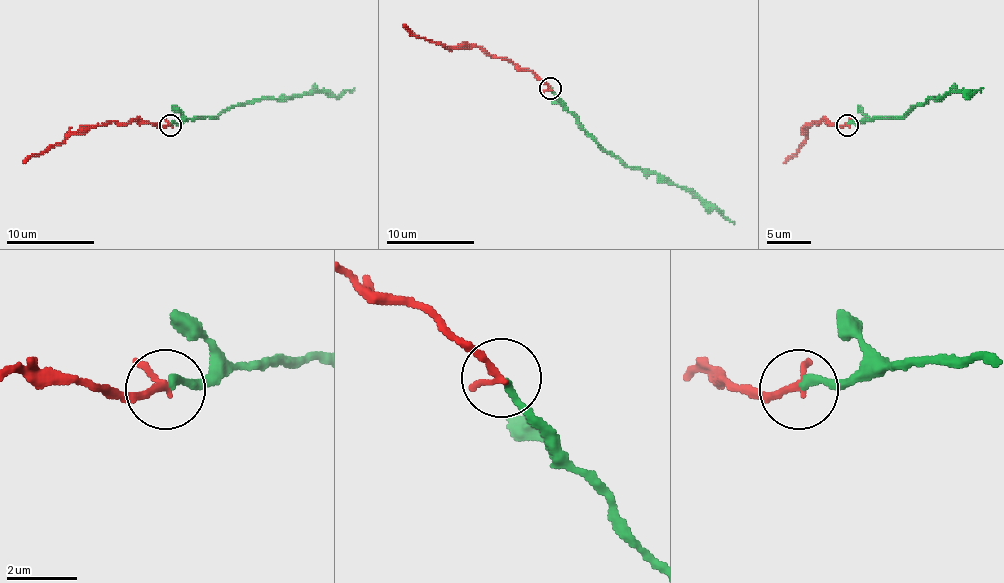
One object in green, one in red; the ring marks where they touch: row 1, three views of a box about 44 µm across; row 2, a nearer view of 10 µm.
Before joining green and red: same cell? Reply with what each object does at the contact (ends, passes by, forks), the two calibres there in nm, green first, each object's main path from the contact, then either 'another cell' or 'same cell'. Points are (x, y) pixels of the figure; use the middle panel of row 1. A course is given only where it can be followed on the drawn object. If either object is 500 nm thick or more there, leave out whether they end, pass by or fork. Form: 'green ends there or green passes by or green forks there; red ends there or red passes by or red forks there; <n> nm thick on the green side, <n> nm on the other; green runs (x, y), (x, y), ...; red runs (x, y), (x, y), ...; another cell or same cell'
green ends there; red ends there; 220 nm thick on the green side, 240 nm on the other; green runs (552, 88), (554, 97), (607, 151), (629, 167), (655, 171), (675, 184), (692, 189), (734, 224); red runs (550, 88), (532, 73), (486, 55), (477, 46), (429, 42), (403, 24); same cell

